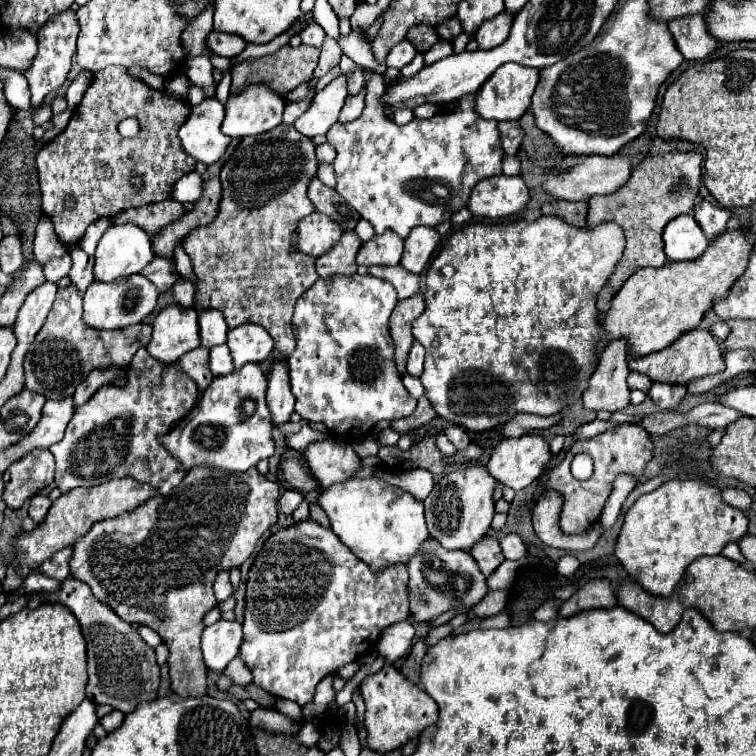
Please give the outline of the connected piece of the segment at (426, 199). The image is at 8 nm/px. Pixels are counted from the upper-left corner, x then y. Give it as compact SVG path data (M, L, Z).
M374 74L368 80L366 106L360 118L348 124L336 122L326 138L336 148L336 190L338 194L364 218L372 224L376 234L382 234L386 228L394 230L400 238L406 238L414 226L438 226L448 220L454 212L466 206L472 186L486 178L500 174L500 162L504 158L500 140L498 140L498 122L484 120L474 112L474 94L460 100L458 108L450 114L436 114L428 120L414 118L412 122L398 126L394 124L382 104L380 90L386 88L386 82L380 74Z

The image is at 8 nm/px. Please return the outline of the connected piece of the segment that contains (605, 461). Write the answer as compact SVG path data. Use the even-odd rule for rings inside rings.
M620 424L620 426L614 426L614 428L606 430L604 434L594 436L594 438L576 440L572 444L572 448L564 454L564 458L556 466L552 466L548 472L544 472L540 476L540 480L544 484L544 490L556 490L564 498L564 506L562 506L562 512L560 512L560 528L562 528L562 532L564 534L580 534L588 526L592 526L600 518L600 512L602 512L604 502L606 502L606 498L610 494L614 478L618 474L624 474L624 472L638 478L650 458L652 458L650 434L638 424ZM580 452L586 452L594 460L594 474L592 474L590 480L584 480L584 482L576 480L570 474L570 462Z

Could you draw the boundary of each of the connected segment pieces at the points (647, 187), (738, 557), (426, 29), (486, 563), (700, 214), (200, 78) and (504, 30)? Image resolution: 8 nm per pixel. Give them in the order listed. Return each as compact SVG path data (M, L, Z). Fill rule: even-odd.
M668 152L658 156L646 156L640 164L634 166L630 180L612 196L594 196L588 200L588 226L594 228L606 220L612 220L624 228L626 234L626 248L622 254L622 260L618 262L618 268L614 268L610 280L598 294L598 310L606 312L608 302L612 300L614 292L620 290L626 278L630 278L632 272L644 266L664 266L666 254L664 254L664 242L662 232L666 224L680 216L688 214L694 208L694 200L700 190L700 178L702 178L702 154L700 152Z
M730 542L730 544L726 544L726 546L724 546L724 550L722 550L722 554L724 554L726 558L730 558L730 560L738 562L738 564L744 564L744 556L742 556L742 552L740 552L738 542Z
M418 24L414 28L410 28L410 32L406 34L406 40L410 40L420 52L426 52L428 48L434 46L434 42L440 40L438 32L434 26L428 26L428 24Z
M484 536L478 544L474 544L470 554L478 562L482 574L486 574L486 576L490 576L504 562L500 542L496 538L492 538L492 536Z
M702 202L696 210L694 210L694 220L700 224L700 228L704 230L706 238L712 240L716 238L720 232L726 230L726 222L730 220L732 212L728 208L710 204L710 202Z
M208 44L204 48L204 52L200 56L194 56L186 62L186 76L190 78L192 84L202 86L206 92L206 98L216 94L216 86L214 86L214 78L212 78L212 52L208 50Z
M500 12L498 16L484 20L476 32L476 42L480 50L492 50L496 46L500 46L510 32L512 26L512 14L510 12Z

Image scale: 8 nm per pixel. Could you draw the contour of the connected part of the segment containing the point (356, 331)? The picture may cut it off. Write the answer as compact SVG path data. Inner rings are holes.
M328 276L318 278L296 302L292 326L296 336L296 350L288 358L290 388L296 398L296 412L308 422L324 422L328 432L344 434L354 428L370 430L380 420L398 420L410 416L416 400L402 384L394 360L394 342L388 328L388 318L394 310L398 296L394 286L376 276Z

